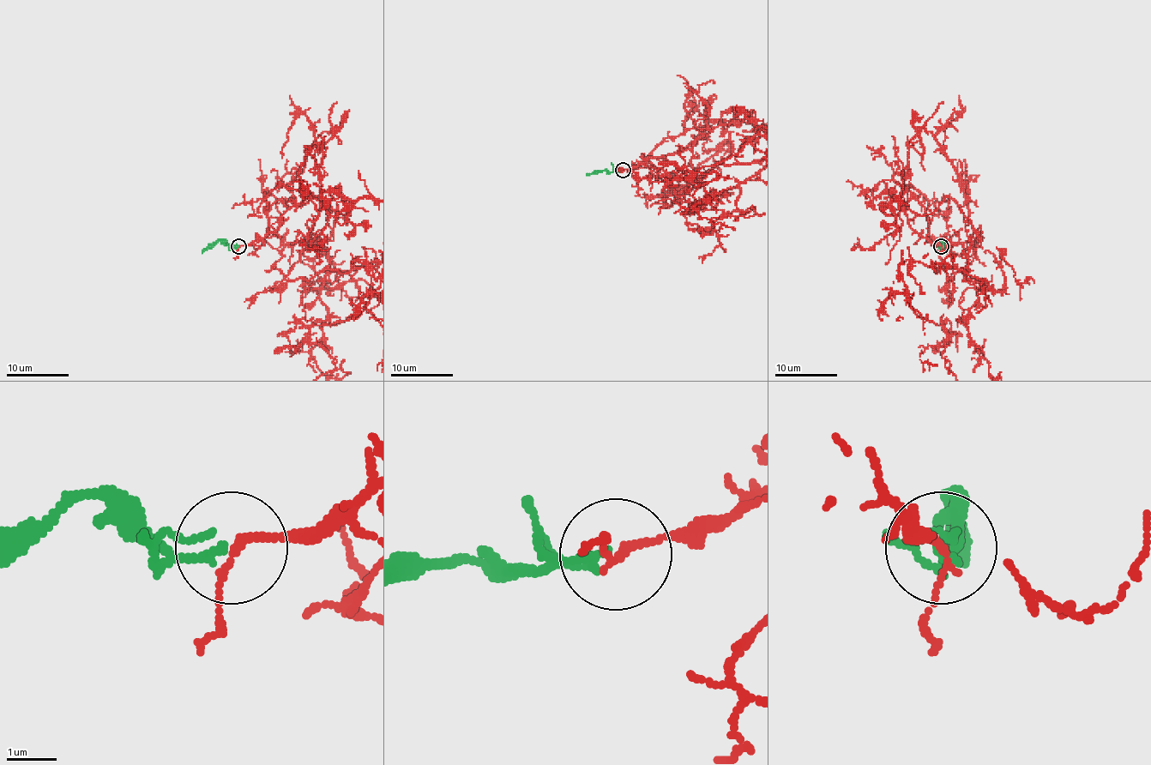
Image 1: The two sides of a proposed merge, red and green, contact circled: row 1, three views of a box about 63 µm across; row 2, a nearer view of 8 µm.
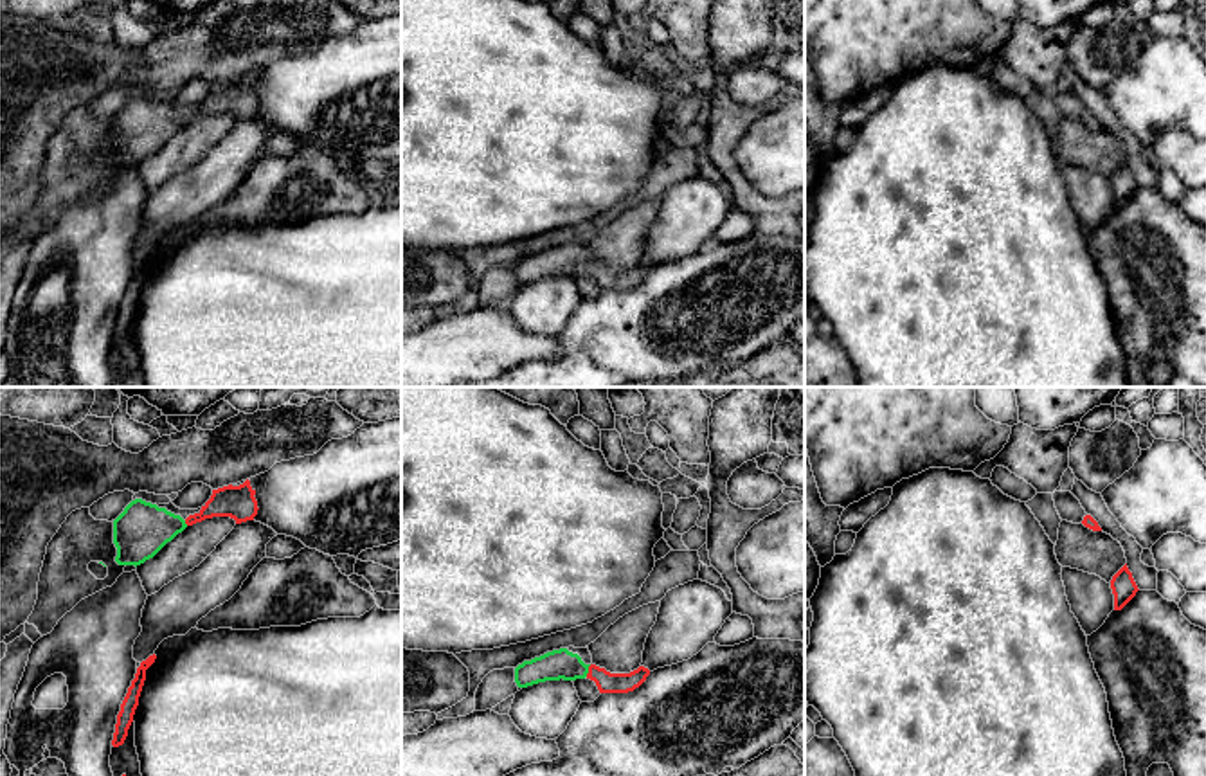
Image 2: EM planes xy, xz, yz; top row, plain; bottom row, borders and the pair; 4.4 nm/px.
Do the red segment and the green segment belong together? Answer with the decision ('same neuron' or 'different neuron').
same neuron

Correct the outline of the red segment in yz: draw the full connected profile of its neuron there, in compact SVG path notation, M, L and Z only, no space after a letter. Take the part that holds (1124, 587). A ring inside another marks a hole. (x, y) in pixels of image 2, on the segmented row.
M1127 564L1112 576L1114 610L1121 610L1139 591Z

